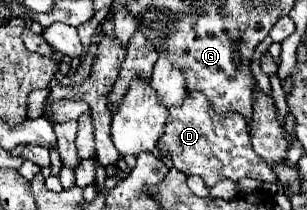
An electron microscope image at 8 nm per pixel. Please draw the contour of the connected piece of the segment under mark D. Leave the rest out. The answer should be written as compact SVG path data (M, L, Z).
M187 92L181 106L169 110L169 122L165 136L159 138L161 152L173 152L173 166L183 174L201 176L207 186L215 186L221 180L239 182L241 178L255 178L261 182L275 182L275 176L269 168L261 168L261 158L255 158L255 152L249 144L247 120L241 114L217 114L213 106L201 92Z

